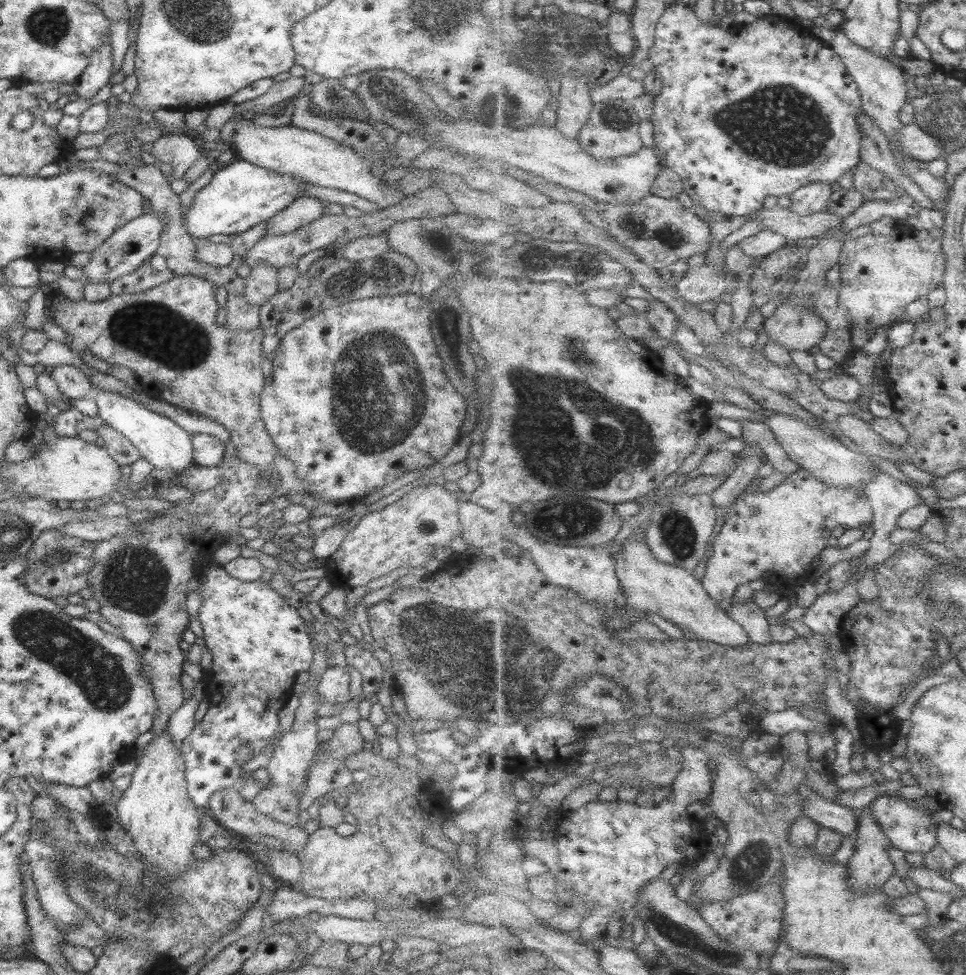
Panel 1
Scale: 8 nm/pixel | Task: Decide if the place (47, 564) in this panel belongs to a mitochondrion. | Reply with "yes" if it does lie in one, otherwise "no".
yes

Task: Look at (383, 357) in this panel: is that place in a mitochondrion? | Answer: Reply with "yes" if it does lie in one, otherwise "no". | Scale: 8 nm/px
yes

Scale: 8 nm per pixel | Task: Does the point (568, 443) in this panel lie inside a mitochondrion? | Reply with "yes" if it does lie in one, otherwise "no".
yes

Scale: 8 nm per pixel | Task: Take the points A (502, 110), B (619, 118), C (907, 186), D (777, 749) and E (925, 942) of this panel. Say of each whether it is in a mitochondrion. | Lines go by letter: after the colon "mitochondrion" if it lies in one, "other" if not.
A: mitochondrion
B: mitochondrion
C: other
D: other
E: other

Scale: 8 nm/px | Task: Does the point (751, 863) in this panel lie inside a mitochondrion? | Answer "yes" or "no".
yes

